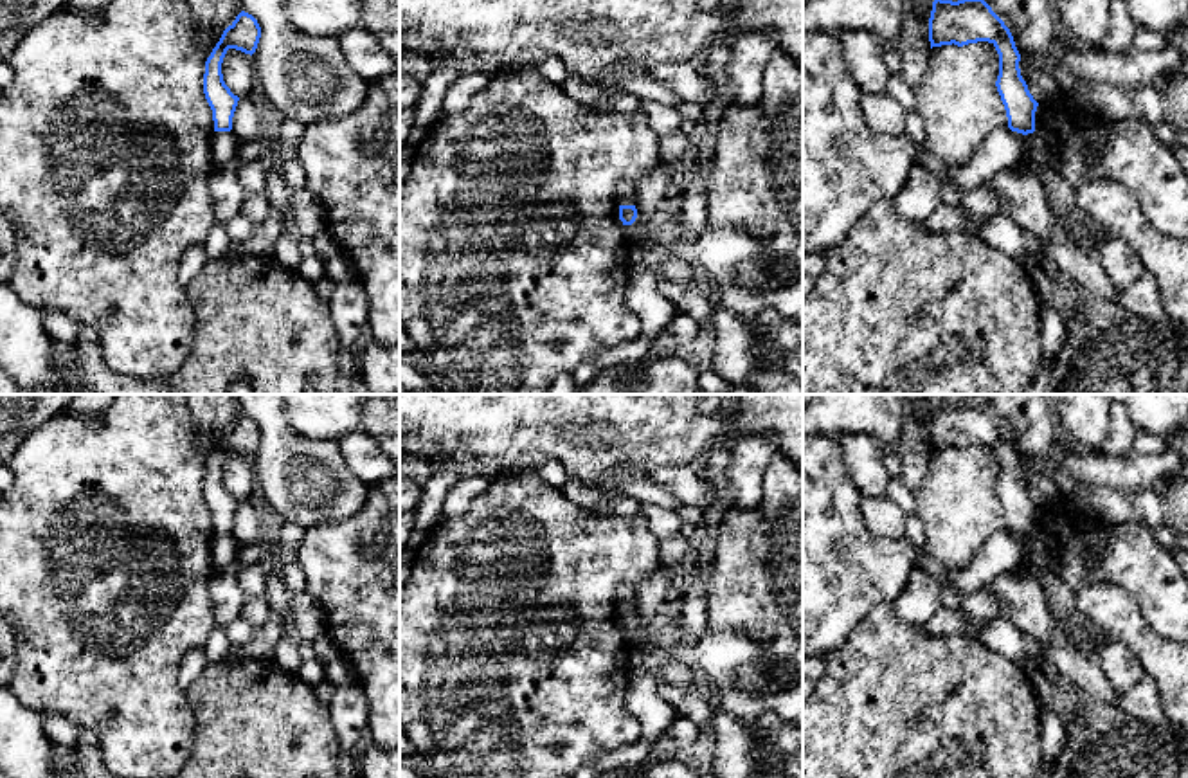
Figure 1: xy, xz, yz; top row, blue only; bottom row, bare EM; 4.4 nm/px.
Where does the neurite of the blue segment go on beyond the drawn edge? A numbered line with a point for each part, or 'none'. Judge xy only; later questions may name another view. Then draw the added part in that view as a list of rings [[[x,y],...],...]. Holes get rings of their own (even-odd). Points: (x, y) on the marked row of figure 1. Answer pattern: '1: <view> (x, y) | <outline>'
none

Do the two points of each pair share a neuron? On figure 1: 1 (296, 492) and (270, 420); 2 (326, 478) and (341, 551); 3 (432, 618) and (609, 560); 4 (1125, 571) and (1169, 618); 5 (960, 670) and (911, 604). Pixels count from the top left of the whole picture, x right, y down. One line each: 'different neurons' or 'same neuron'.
1: same neuron
2: different neurons
3: same neuron
4: same neuron
5: different neurons

